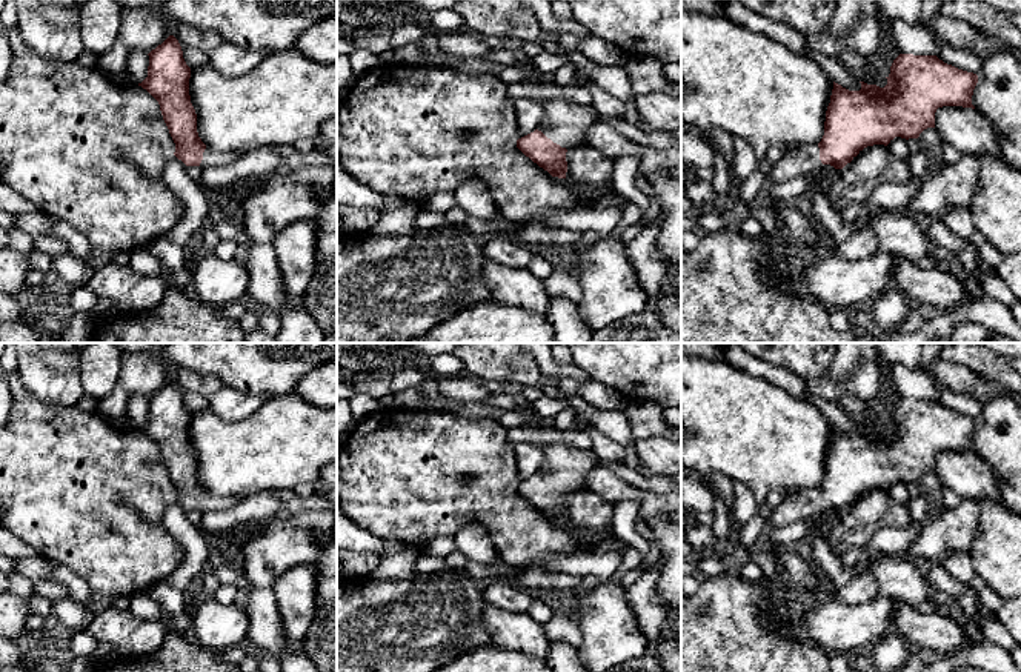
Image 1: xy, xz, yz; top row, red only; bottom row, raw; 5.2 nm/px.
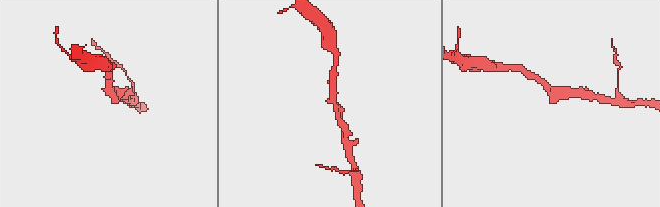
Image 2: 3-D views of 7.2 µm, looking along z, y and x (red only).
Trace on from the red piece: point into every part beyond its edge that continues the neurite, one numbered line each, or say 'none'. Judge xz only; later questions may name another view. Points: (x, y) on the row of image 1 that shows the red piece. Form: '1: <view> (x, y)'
1: xz (565, 122)

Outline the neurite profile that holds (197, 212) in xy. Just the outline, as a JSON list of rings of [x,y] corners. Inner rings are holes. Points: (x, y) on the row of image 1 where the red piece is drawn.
[[[175,155],[163,171],[163,181],[183,203],[181,220],[166,234],[166,238],[185,246],[192,234],[212,220],[212,208],[208,203],[206,191],[188,174],[188,166]]]

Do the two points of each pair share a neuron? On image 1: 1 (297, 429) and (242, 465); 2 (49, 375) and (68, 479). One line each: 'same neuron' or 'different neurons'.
1: same neuron
2: different neurons

